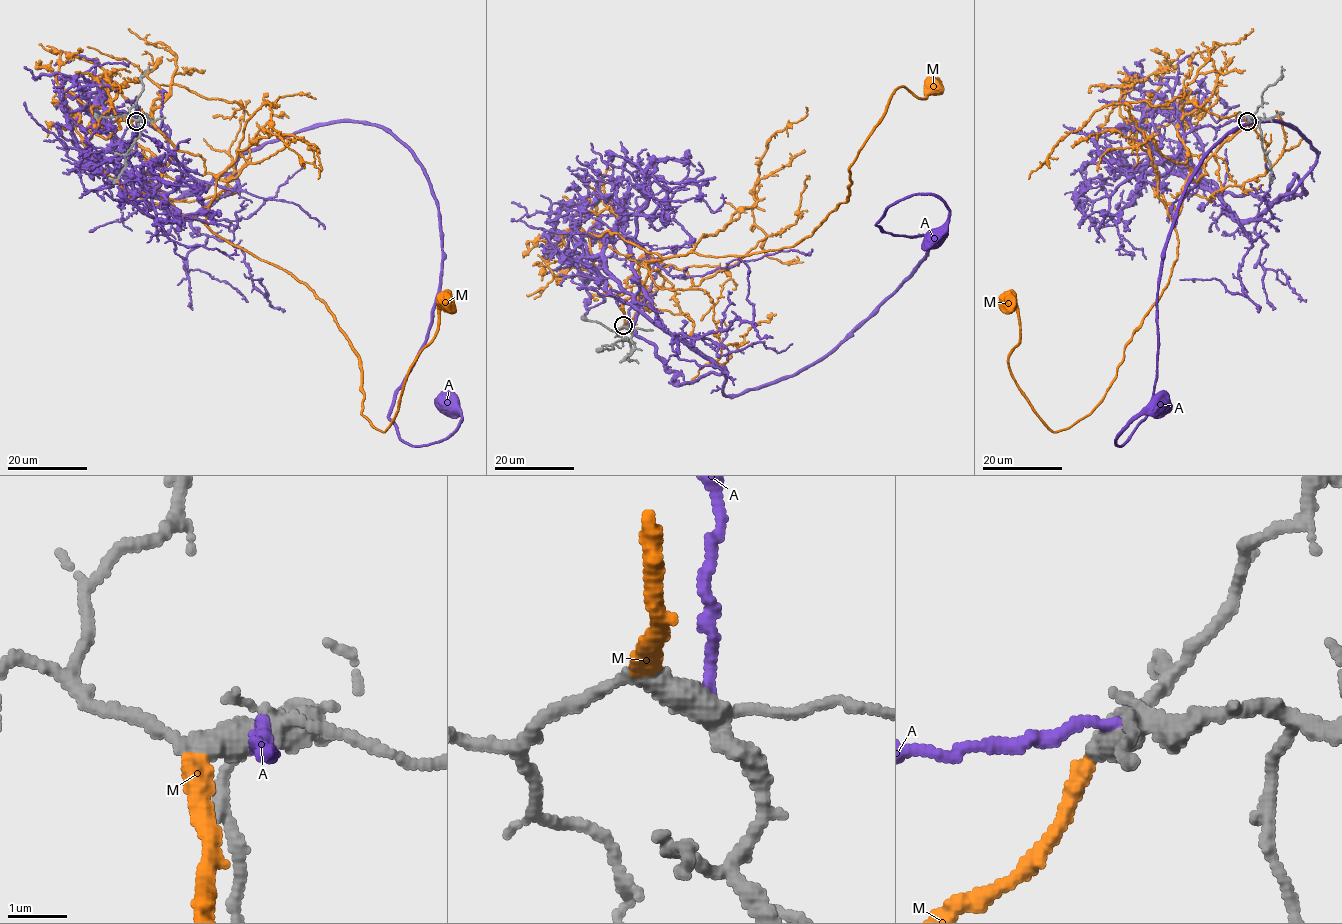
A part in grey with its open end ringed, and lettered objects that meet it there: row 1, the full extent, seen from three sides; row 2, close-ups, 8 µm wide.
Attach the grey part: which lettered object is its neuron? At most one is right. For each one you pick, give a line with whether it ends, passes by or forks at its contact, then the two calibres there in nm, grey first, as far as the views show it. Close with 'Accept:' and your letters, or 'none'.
M: It ends there. Thickness 340 nm (grey) against 360 nm
Accept: M

